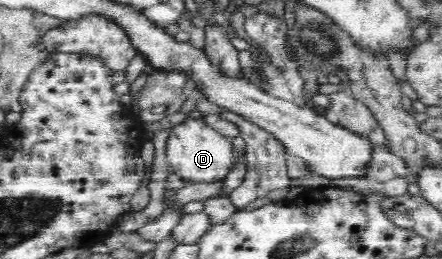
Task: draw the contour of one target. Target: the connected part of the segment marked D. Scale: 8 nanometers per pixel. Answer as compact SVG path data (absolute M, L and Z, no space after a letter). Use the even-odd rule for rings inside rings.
M186 118L167 130L165 155L173 168L173 174L189 183L212 183L228 176L236 157L232 154L232 141L210 127L204 118Z

